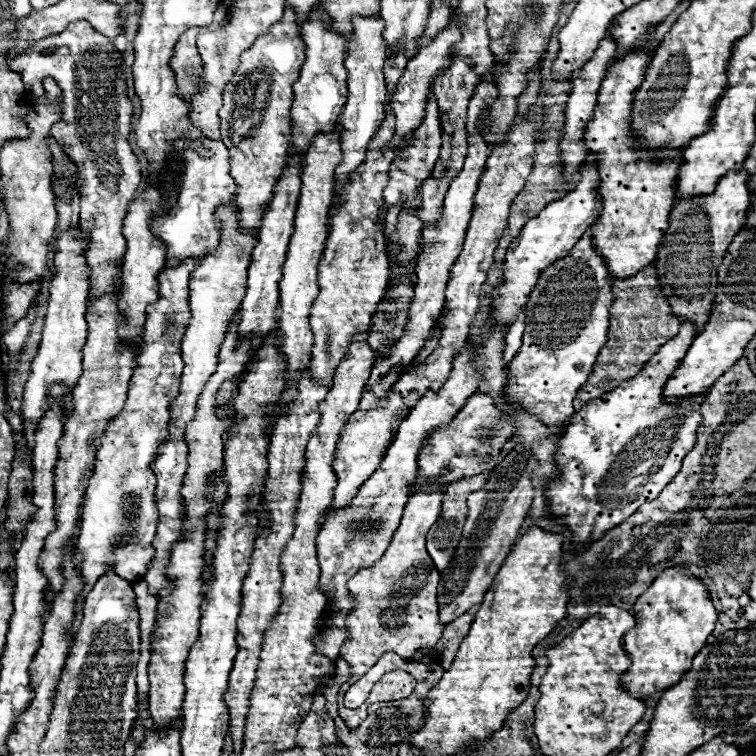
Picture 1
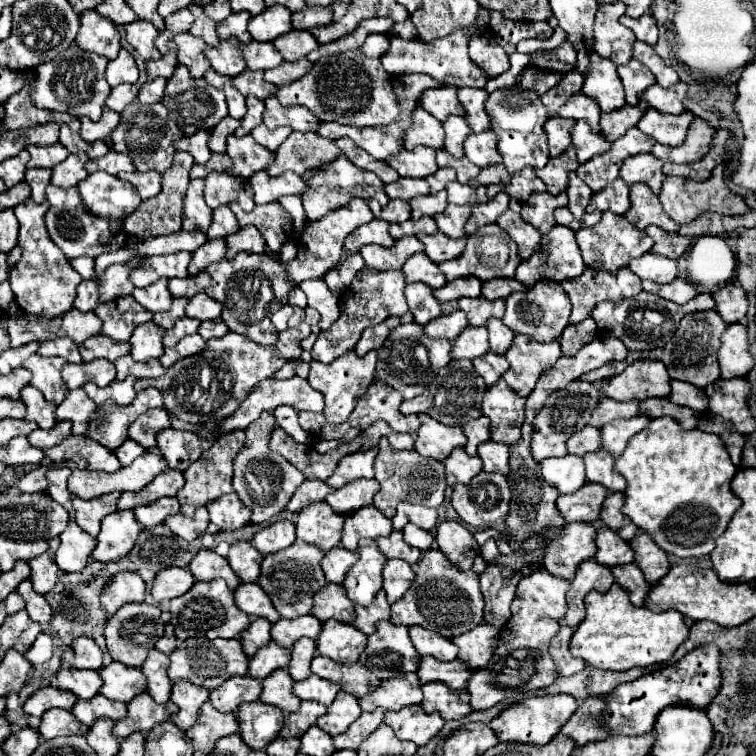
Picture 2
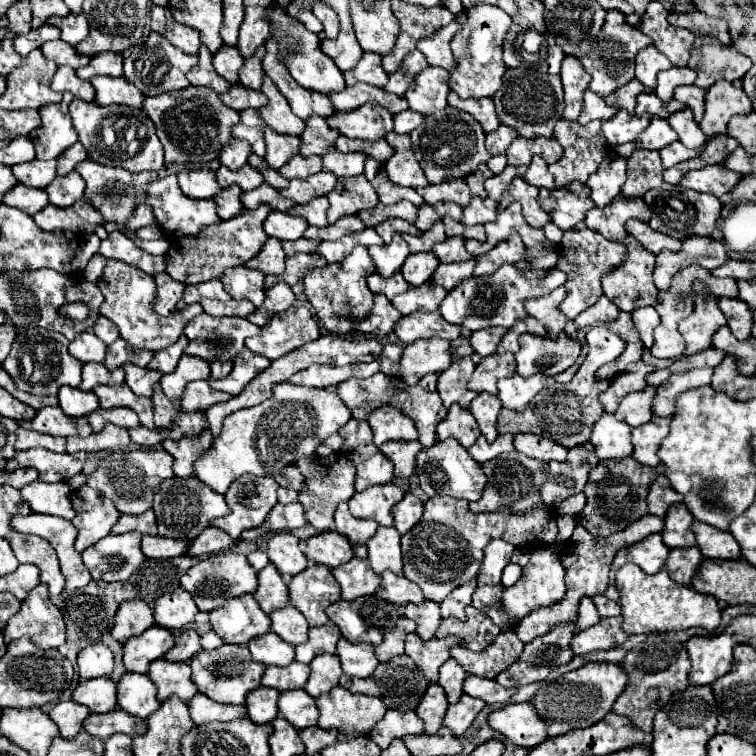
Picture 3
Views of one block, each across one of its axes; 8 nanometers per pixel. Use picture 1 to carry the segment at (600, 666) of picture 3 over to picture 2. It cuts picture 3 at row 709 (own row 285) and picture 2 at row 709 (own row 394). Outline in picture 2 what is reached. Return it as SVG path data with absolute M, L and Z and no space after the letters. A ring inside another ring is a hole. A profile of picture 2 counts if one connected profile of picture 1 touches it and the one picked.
M556 694L556 696L534 696L526 698L520 704L512 704L510 708L502 710L488 726L494 730L500 742L520 742L520 744L534 744L544 746L548 744L560 728L566 724L566 720L576 712L578 704L568 694Z

